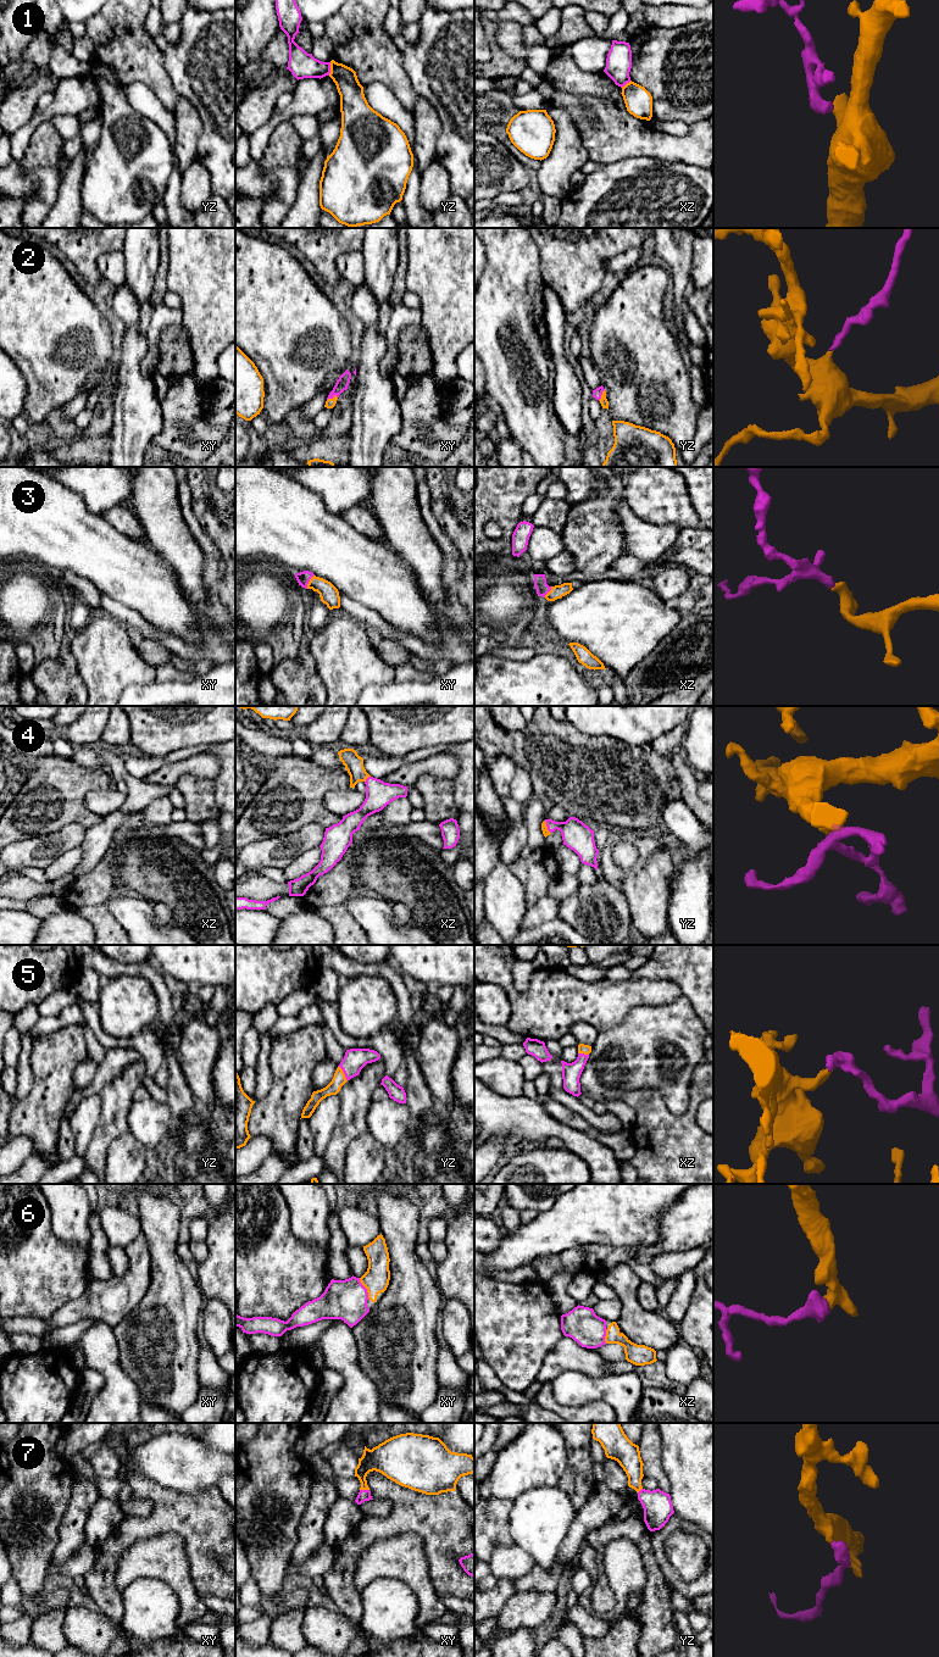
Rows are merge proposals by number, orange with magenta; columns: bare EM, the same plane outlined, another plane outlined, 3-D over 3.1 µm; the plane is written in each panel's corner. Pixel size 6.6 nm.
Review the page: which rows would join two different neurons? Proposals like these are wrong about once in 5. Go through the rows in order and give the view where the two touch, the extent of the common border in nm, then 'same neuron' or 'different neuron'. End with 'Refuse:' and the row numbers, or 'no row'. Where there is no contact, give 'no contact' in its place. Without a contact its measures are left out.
1: meets orange in yz; contact 90 nm long; different neuron
2: meets orange in xy; contact 80 nm long; same neuron
3: meets orange in xy; contact 110 nm long; same neuron
4: meets orange in xz; contact 60 nm long; same neuron
5: meets orange in yz; contact 120 nm long; same neuron
6: meets orange in xy; contact 150 nm long; same neuron
7: meets orange in xy; contact 60 nm long; same neuron
Refuse: 1

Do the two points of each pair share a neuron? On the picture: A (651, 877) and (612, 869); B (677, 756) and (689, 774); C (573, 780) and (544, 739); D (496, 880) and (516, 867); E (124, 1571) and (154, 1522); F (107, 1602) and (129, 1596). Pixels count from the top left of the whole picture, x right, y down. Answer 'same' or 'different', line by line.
A: different
B: same
C: same
D: different
E: different
F: different

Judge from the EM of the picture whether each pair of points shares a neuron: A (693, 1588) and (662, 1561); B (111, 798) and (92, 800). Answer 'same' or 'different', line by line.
A: same
B: same

